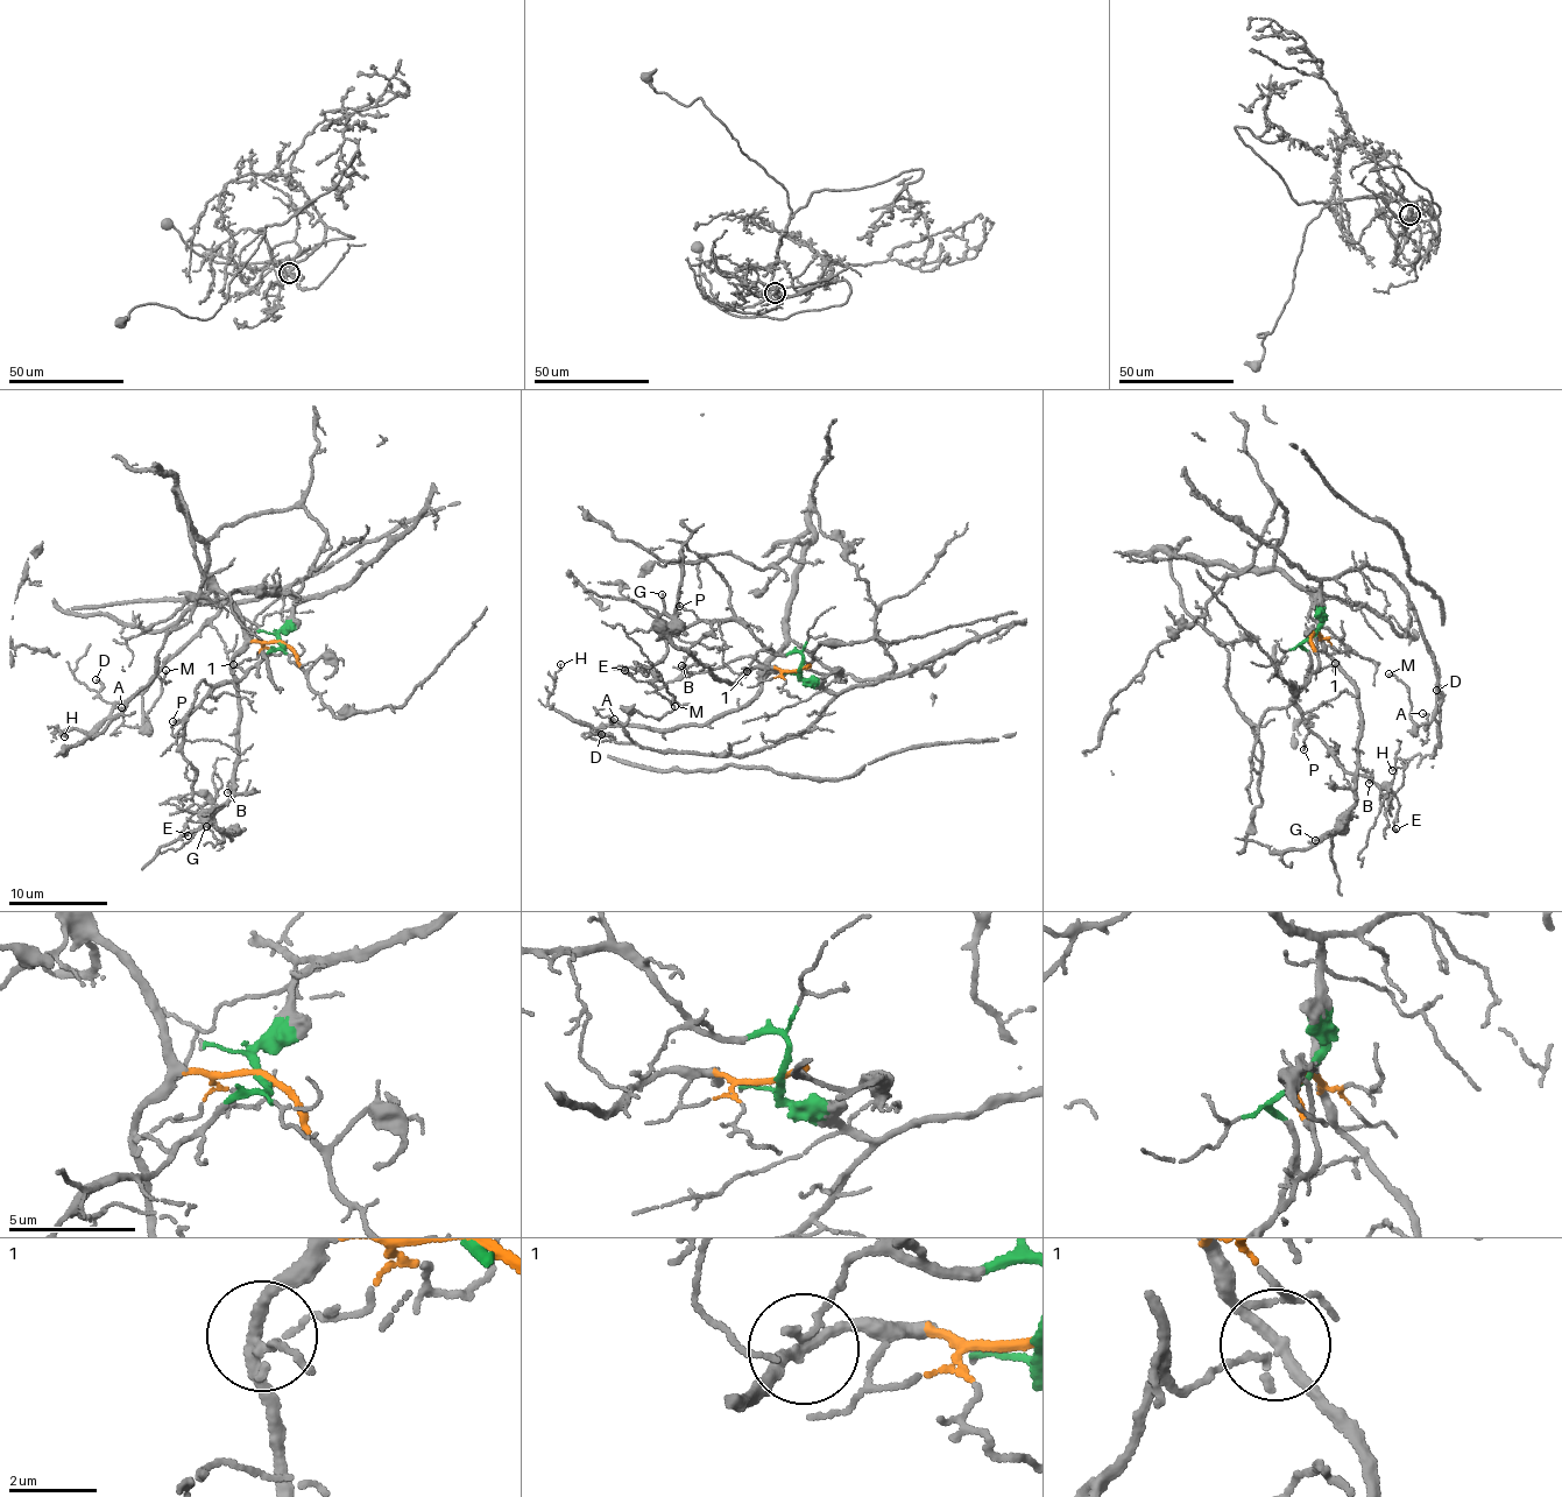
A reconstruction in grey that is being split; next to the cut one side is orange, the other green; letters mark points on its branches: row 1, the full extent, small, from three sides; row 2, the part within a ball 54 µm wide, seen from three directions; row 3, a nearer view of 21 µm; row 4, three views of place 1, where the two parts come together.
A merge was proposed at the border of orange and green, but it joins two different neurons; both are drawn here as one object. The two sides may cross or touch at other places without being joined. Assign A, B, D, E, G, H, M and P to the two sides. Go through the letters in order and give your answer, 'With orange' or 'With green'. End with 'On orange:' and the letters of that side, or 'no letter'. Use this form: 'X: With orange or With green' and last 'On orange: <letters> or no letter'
A: With green
B: With orange
D: With green
E: With green
G: With orange
H: With green
M: With green
P: With green
On orange: B, G

